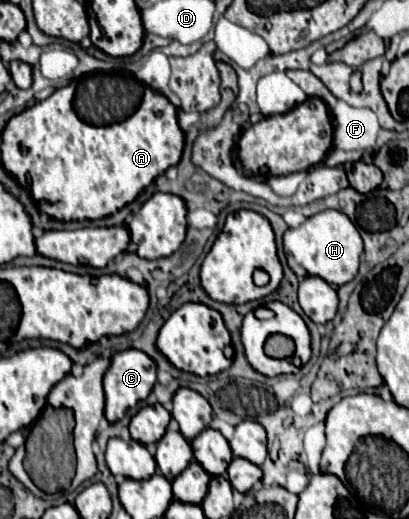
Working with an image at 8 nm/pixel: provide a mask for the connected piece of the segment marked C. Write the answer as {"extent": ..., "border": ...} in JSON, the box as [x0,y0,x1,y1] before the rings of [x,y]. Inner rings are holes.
{"extent":[104,348,156,420],"border":[[[128,348],[112,356],[112,364],[104,374],[104,394],[106,394],[106,420],[120,420],[128,408],[136,406],[138,400],[146,400],[150,390],[156,384],[156,362],[142,350]]]}

